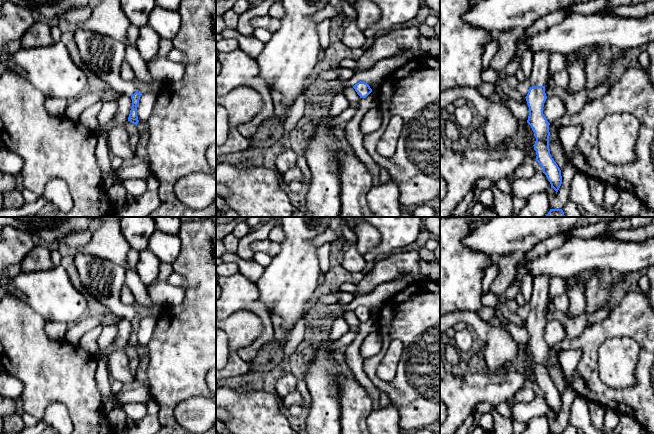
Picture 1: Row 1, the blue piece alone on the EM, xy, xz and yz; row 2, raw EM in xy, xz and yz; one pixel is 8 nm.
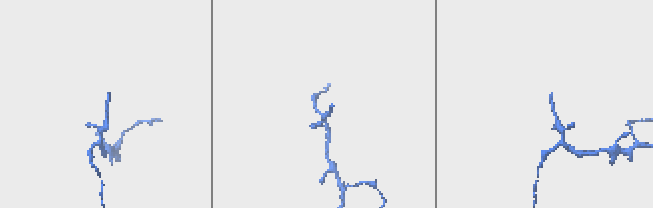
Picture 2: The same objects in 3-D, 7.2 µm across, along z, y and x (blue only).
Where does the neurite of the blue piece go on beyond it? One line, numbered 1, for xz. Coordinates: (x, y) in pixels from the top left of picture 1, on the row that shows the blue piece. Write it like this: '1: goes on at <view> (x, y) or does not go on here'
1: does not go on here

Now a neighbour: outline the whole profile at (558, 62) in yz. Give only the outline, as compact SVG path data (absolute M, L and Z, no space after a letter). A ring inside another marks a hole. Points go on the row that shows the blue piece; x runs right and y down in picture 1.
M585 47L568 55L560 53L551 54L548 78L556 72L566 71L567 66L571 63L578 63L581 67L584 67L585 60L590 54L591 49L589 47Z

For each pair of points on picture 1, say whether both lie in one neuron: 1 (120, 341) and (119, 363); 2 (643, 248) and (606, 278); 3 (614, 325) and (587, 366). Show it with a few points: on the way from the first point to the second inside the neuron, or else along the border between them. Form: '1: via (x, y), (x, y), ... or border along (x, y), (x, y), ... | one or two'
1: border along (123, 348), (114, 350), (108, 356) | two
2: border along (601, 269), (619, 272), (624, 275) | two
3: via (603, 333), (588, 348), (588, 355) | one

